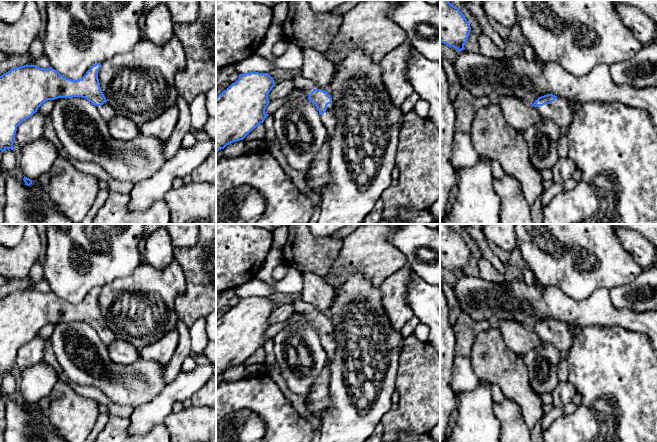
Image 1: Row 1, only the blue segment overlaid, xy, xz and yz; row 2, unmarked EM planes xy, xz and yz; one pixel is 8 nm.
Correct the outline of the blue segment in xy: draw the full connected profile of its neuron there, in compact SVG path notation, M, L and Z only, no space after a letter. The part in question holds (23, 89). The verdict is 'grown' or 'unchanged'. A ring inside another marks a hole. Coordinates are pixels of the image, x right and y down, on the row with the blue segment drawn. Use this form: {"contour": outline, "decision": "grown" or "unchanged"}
{"contour": "M101 63L93 65L79 80L64 77L52 67L40 68L36 65L24 65L13 68L0 76L0 150L14 150L13 143L17 127L37 112L38 108L48 100L58 98L82 97L97 107L105 121L117 115L107 102L98 79Z", "decision": "grown"}

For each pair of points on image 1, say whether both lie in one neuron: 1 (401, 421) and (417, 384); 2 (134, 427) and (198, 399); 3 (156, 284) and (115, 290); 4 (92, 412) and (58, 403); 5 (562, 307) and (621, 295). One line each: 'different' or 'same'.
1: same
2: different
3: same
4: same
5: different

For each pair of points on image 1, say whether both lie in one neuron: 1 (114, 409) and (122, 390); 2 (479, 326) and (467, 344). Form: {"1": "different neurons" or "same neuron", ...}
{"1": "different neurons", "2": "same neuron"}

